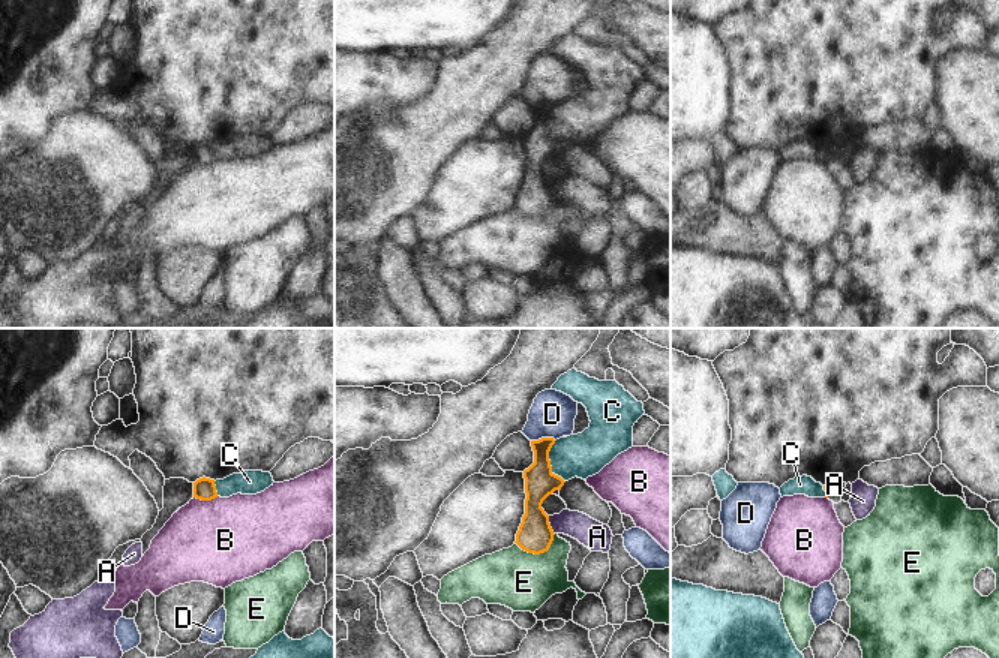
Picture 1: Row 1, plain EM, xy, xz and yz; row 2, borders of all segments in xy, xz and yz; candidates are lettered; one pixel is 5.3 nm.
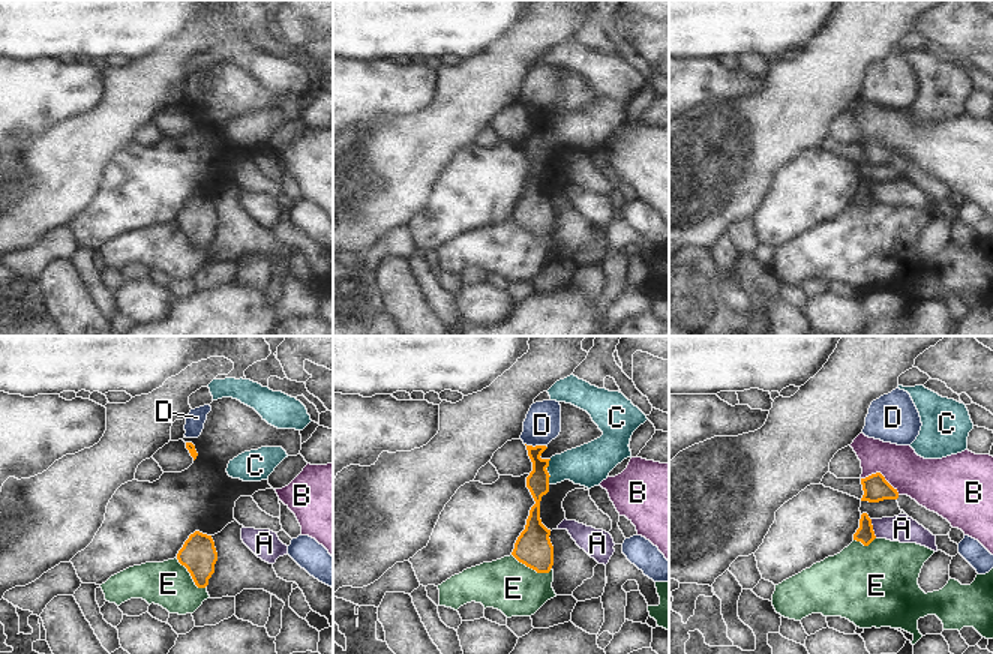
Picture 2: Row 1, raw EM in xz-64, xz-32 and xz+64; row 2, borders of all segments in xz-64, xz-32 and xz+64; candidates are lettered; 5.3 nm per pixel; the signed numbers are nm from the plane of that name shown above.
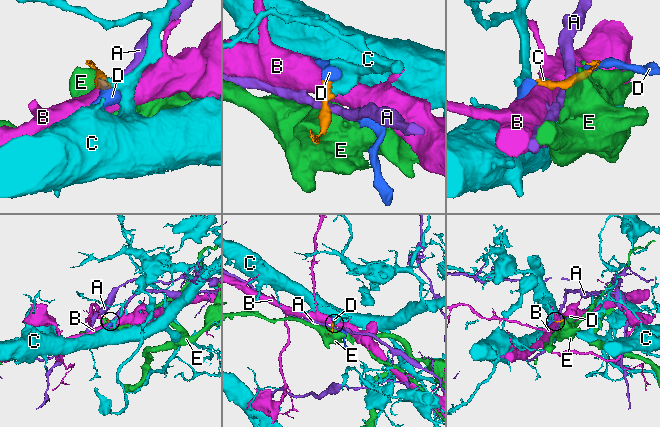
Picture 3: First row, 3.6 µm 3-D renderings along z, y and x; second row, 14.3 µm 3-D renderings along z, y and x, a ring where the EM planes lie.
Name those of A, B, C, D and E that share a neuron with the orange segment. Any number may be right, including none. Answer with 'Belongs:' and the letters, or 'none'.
Belongs: C

